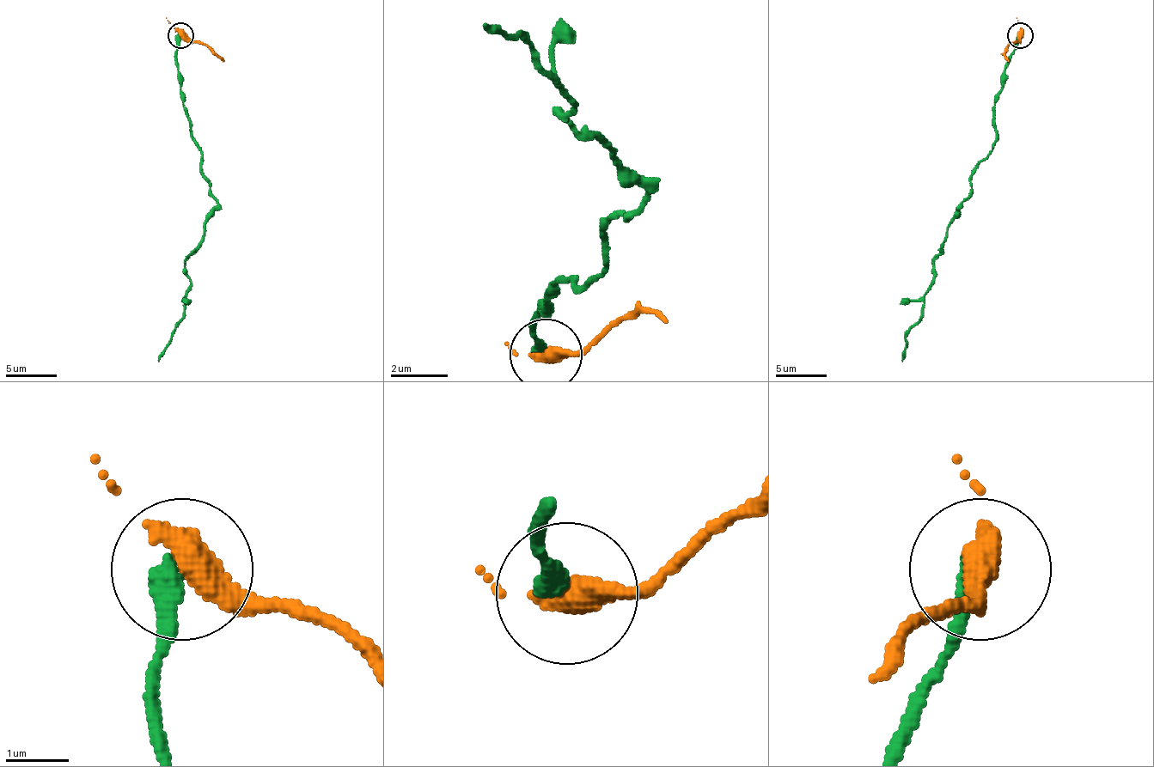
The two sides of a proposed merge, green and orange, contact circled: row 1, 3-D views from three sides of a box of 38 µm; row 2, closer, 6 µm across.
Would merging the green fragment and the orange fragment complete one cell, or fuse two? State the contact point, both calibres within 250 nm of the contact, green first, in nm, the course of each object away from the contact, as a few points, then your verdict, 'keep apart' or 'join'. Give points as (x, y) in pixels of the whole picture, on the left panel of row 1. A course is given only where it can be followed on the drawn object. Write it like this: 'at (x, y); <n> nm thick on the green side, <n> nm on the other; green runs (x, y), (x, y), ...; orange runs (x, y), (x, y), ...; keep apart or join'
at (180, 35); 360 nm thick on the green side, 550 nm on the other; green runs (180, 36), (180, 93), (216, 208), (198, 249), (185, 262), (190, 285), (185, 319), (159, 362); orange runs (180, 36), (192, 39), (223, 62); keep apart

